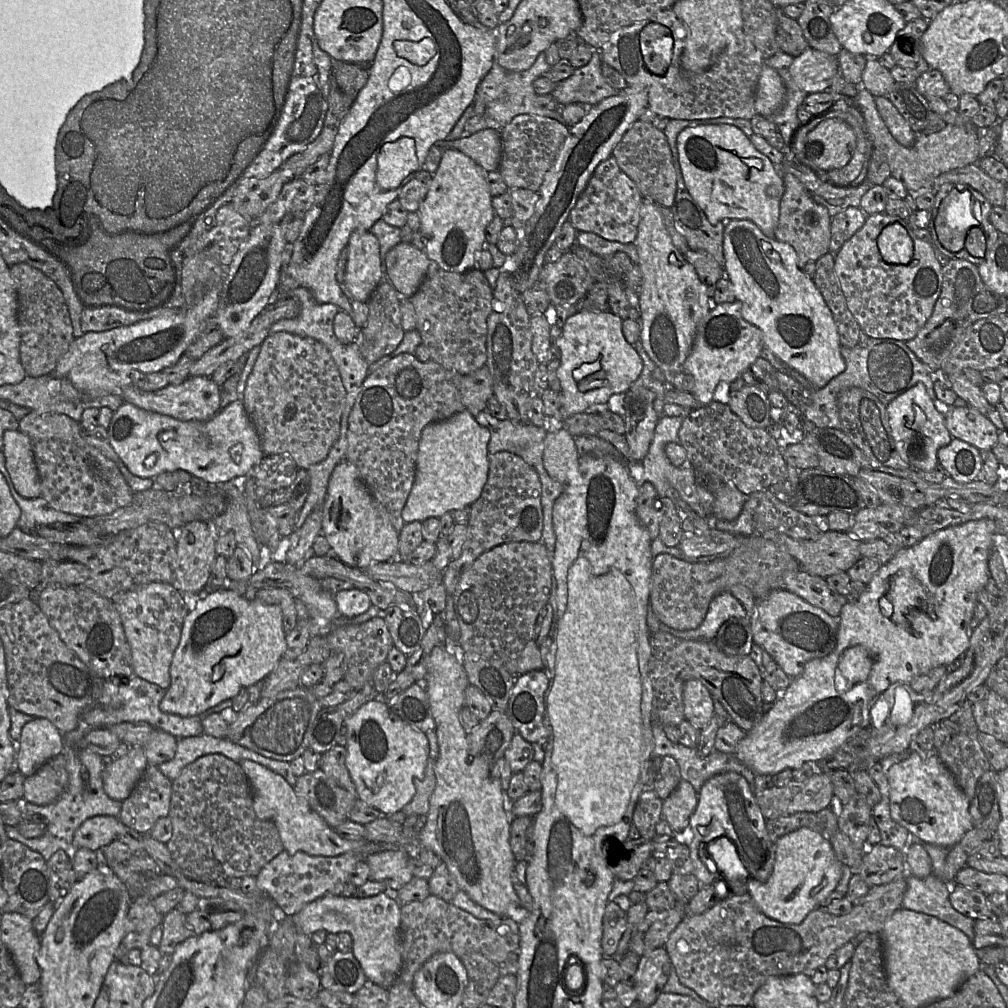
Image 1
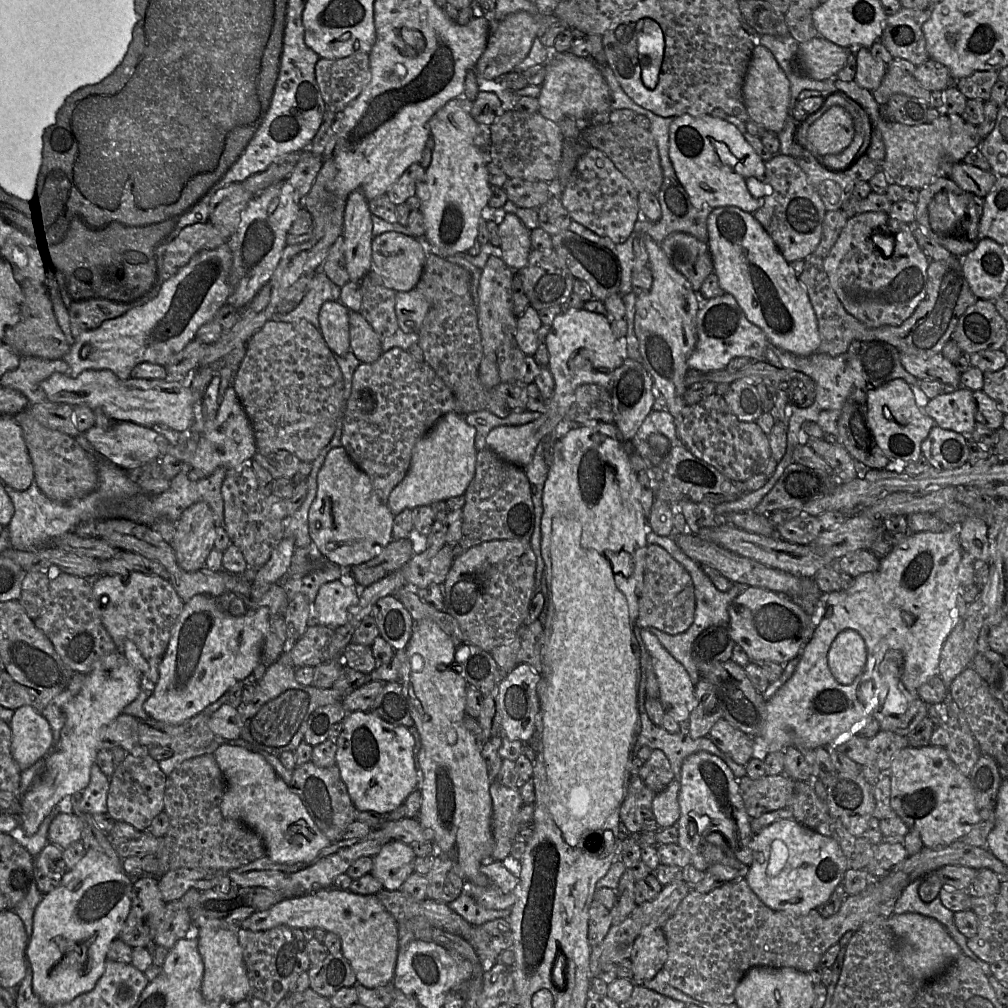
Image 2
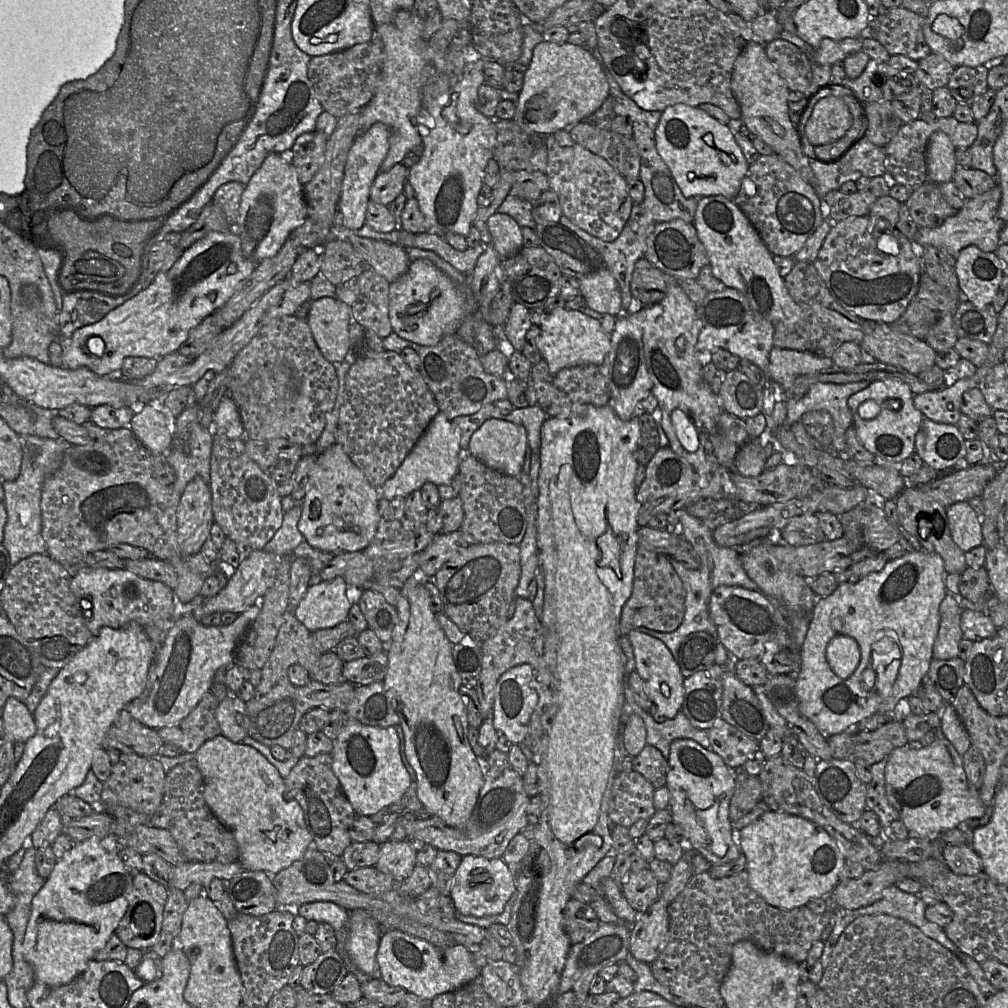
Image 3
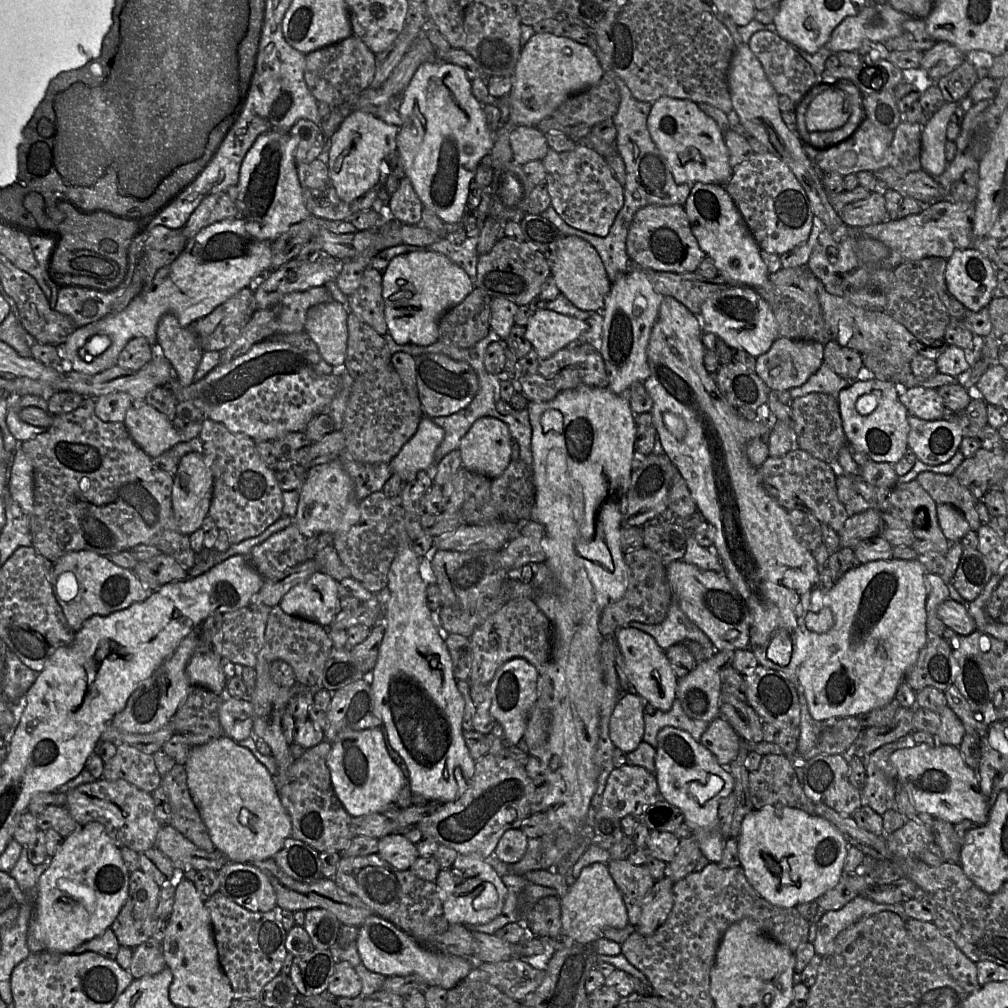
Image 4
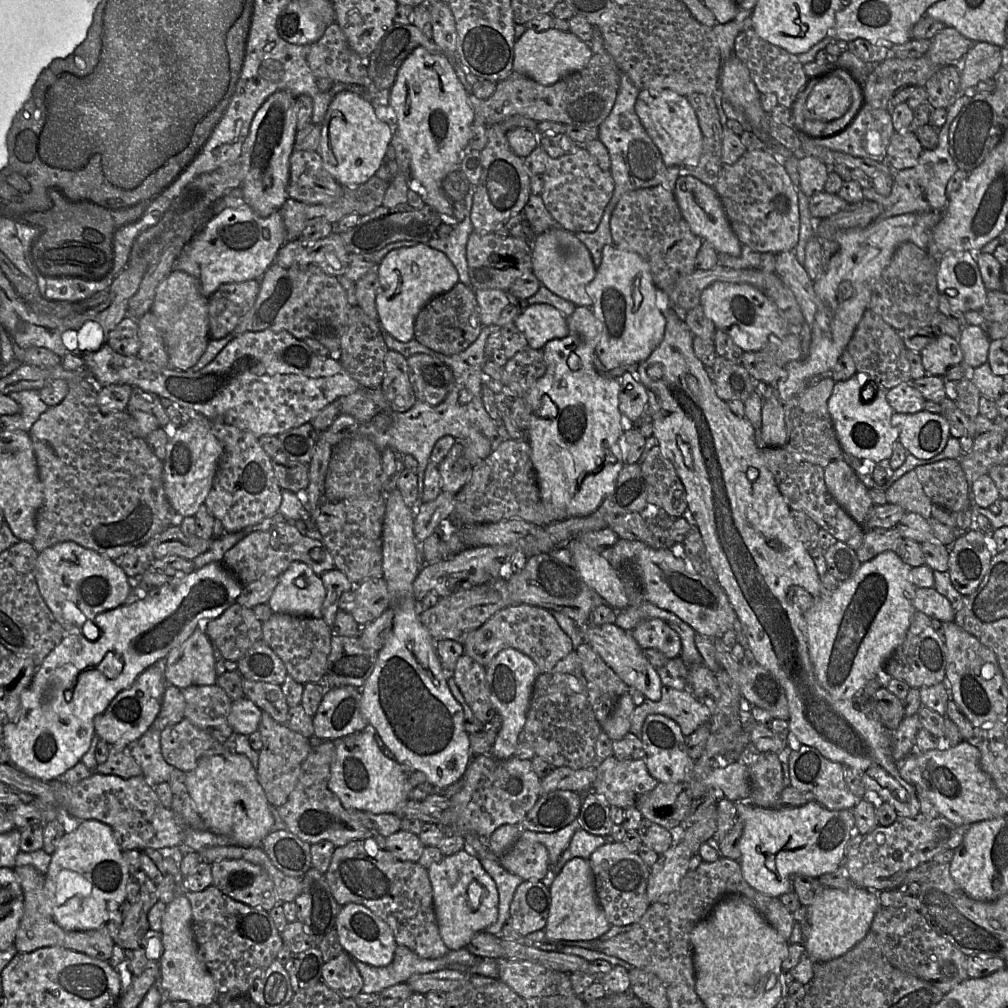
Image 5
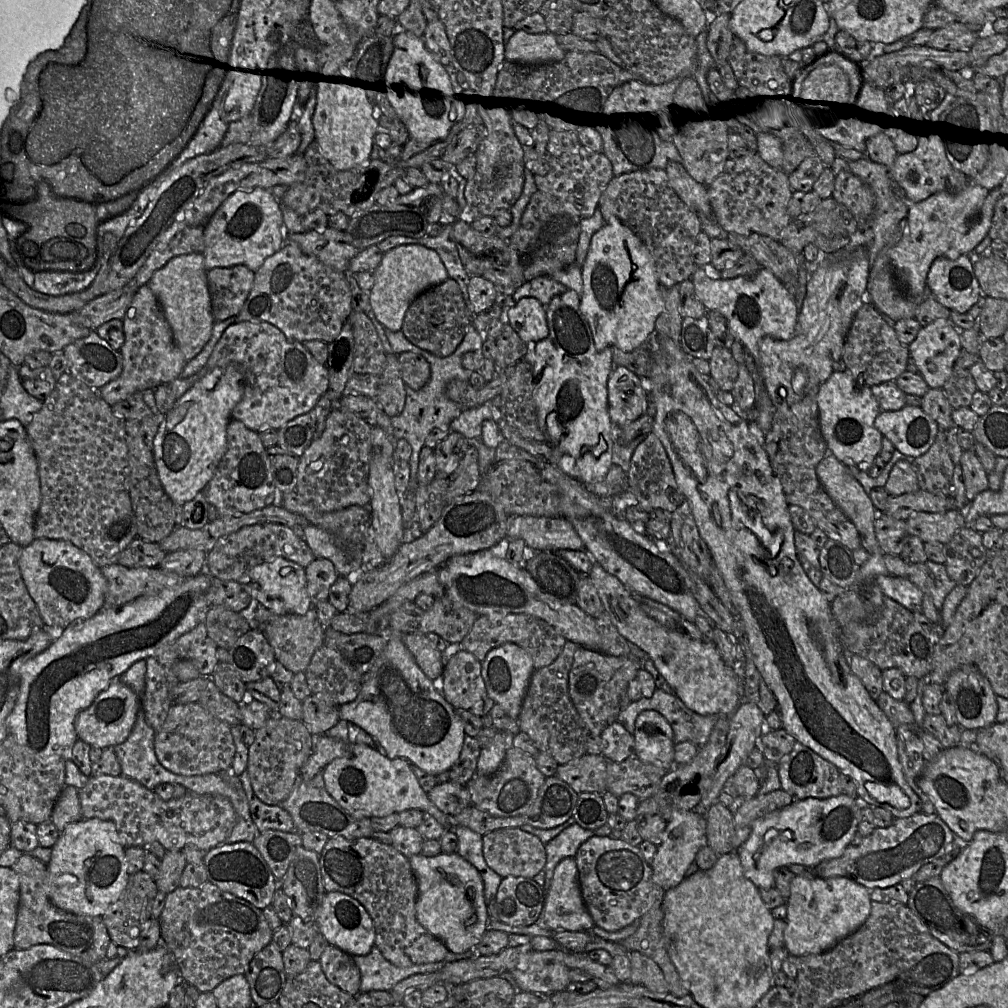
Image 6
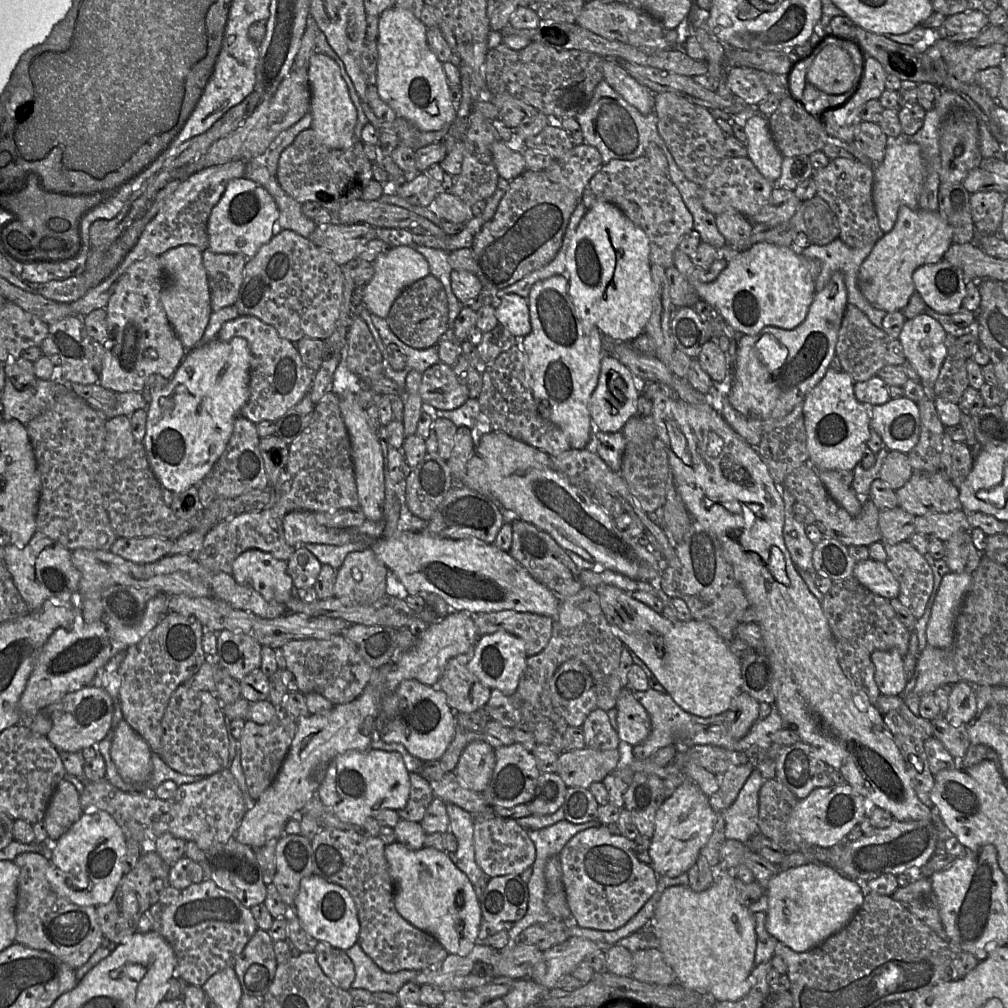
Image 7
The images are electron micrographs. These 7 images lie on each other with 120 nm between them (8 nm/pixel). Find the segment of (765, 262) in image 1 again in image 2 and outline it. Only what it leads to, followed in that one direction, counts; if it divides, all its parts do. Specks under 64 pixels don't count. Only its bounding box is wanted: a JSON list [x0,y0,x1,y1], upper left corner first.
[707,206,821,356]

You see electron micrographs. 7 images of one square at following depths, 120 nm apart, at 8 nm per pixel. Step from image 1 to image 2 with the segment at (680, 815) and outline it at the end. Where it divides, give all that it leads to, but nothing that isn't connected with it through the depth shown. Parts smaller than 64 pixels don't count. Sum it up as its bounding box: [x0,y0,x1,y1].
[652,779,680,828]

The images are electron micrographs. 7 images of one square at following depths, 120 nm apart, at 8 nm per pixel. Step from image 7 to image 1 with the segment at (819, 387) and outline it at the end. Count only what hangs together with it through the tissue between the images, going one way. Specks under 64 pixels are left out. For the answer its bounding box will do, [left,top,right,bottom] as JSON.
[887,383,952,471]

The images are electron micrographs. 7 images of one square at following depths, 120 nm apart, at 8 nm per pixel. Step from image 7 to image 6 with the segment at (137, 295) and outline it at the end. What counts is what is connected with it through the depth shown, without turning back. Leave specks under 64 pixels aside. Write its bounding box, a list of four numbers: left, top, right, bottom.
[97,284,187,407]

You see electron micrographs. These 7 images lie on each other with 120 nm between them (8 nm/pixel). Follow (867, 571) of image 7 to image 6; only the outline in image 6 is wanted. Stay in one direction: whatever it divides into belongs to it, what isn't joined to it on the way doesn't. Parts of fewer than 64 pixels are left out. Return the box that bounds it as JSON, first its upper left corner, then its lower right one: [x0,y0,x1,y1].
[877,574,922,612]

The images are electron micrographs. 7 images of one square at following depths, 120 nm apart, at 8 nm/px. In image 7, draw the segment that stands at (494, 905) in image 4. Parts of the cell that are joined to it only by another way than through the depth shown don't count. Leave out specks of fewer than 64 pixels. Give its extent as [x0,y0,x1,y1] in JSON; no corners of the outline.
[384,841,481,954]

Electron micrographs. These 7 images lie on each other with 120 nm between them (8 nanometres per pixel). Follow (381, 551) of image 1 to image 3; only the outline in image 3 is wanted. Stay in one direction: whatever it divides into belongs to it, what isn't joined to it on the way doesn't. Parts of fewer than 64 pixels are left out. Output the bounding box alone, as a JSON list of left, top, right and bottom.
[298,443,380,554]

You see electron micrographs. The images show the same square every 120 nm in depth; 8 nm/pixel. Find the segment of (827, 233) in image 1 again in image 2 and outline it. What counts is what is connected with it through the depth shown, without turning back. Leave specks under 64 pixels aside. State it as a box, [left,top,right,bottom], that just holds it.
[753,154,826,262]

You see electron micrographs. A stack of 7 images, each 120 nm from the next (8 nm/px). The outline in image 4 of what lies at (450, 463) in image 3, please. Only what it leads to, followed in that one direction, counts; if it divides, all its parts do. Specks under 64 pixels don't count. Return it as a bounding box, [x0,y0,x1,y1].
[390,416,444,482]

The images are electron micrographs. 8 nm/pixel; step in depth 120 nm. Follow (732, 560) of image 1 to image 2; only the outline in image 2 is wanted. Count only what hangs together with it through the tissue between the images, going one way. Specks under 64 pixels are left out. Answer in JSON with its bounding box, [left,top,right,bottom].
[635,544,695,635]

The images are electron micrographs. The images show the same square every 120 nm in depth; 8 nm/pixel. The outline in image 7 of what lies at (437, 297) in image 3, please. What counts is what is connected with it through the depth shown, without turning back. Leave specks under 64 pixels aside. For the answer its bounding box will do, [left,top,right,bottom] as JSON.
[362,246,430,319]

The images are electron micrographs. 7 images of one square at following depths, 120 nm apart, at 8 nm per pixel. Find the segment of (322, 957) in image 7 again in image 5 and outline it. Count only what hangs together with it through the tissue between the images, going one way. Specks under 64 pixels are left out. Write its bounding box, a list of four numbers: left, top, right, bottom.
[322,952,363,998]

